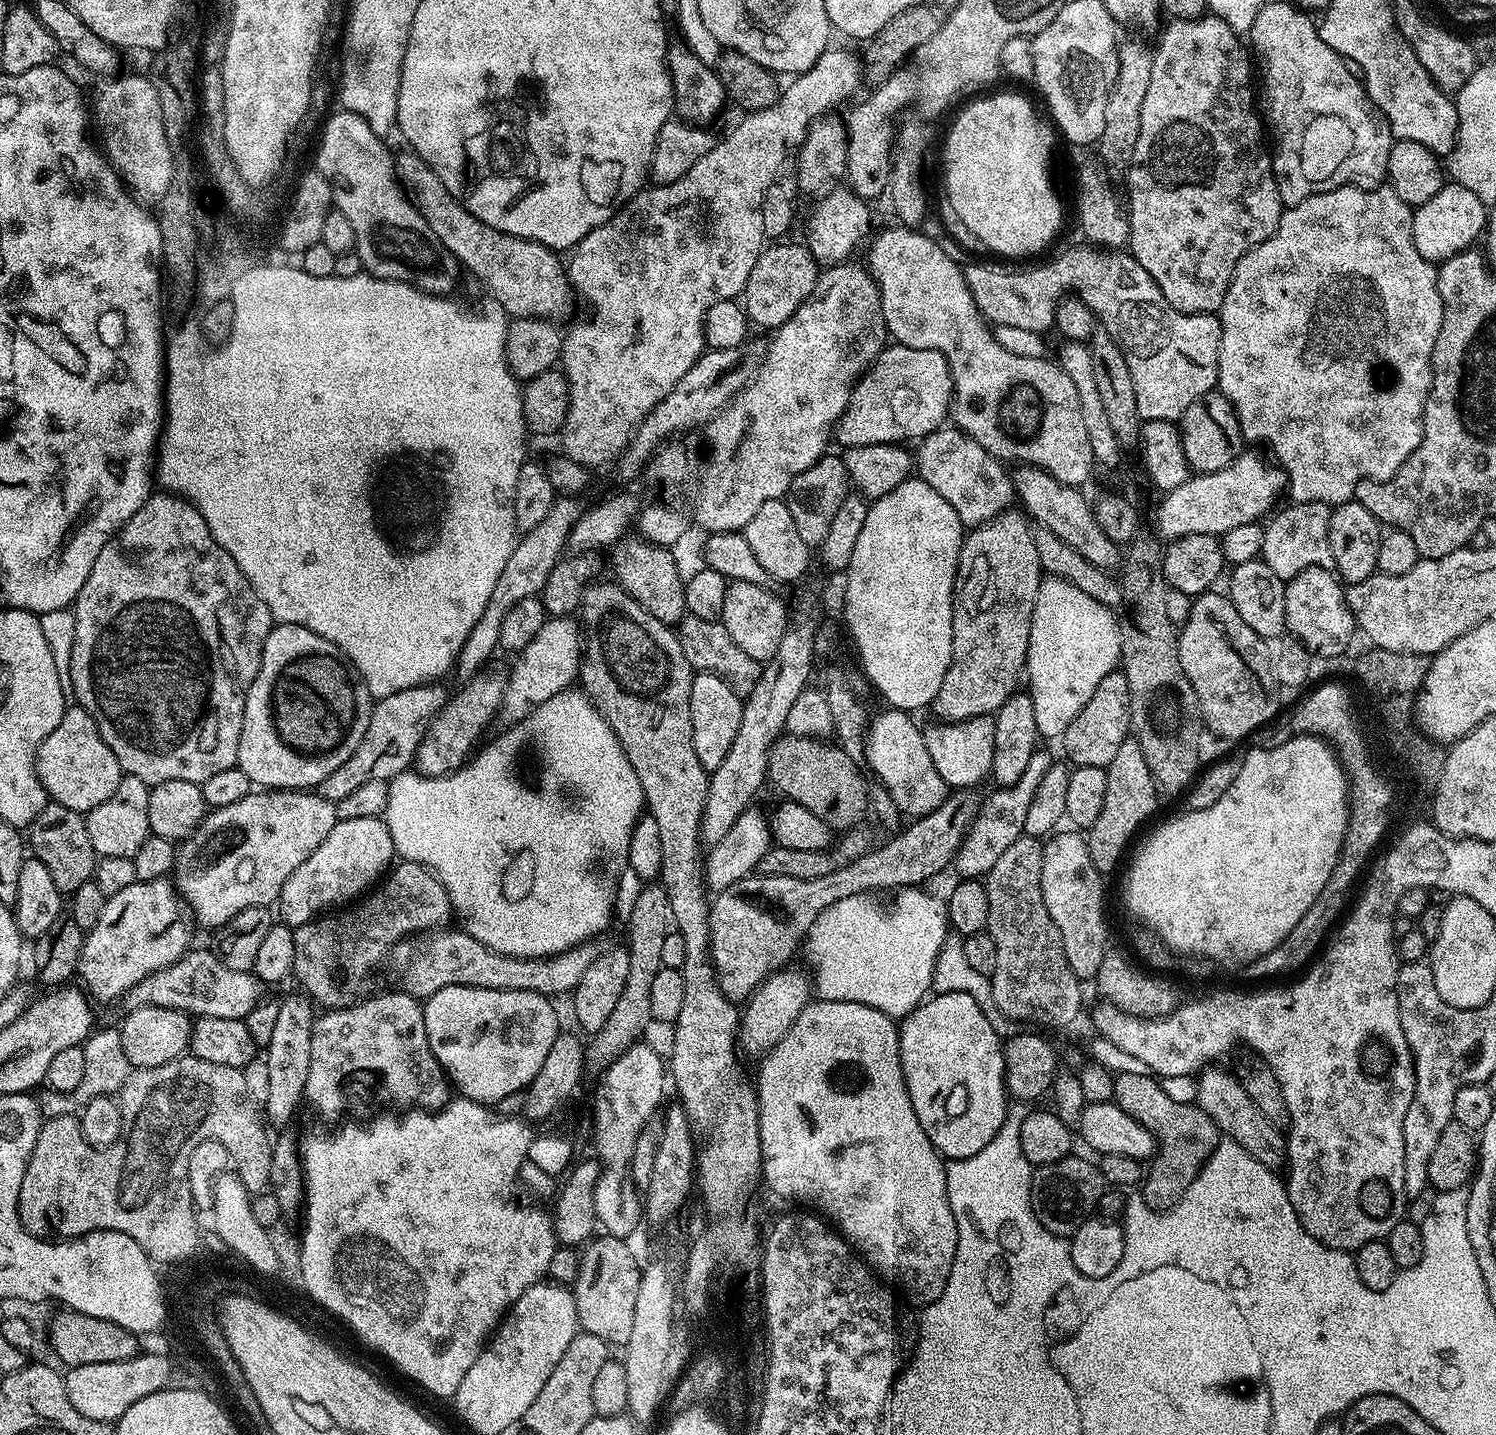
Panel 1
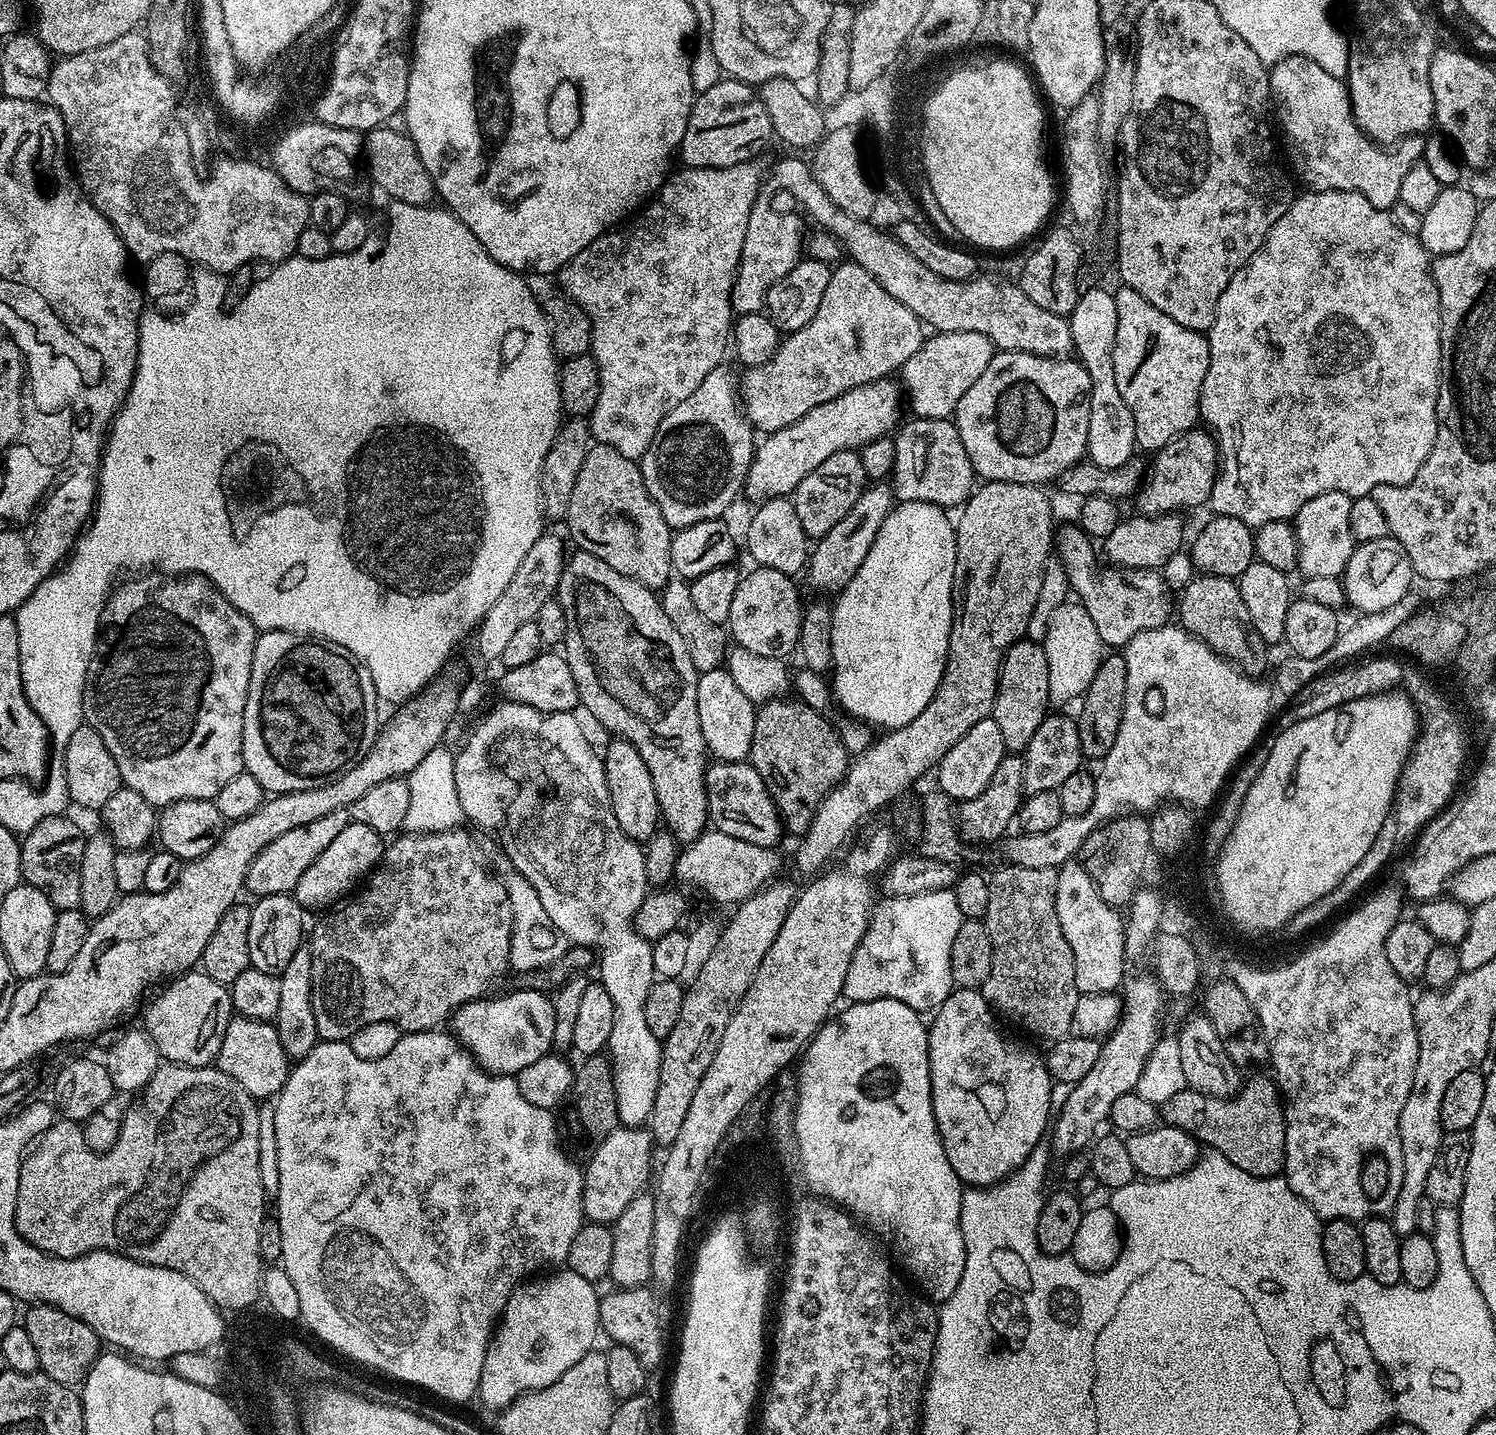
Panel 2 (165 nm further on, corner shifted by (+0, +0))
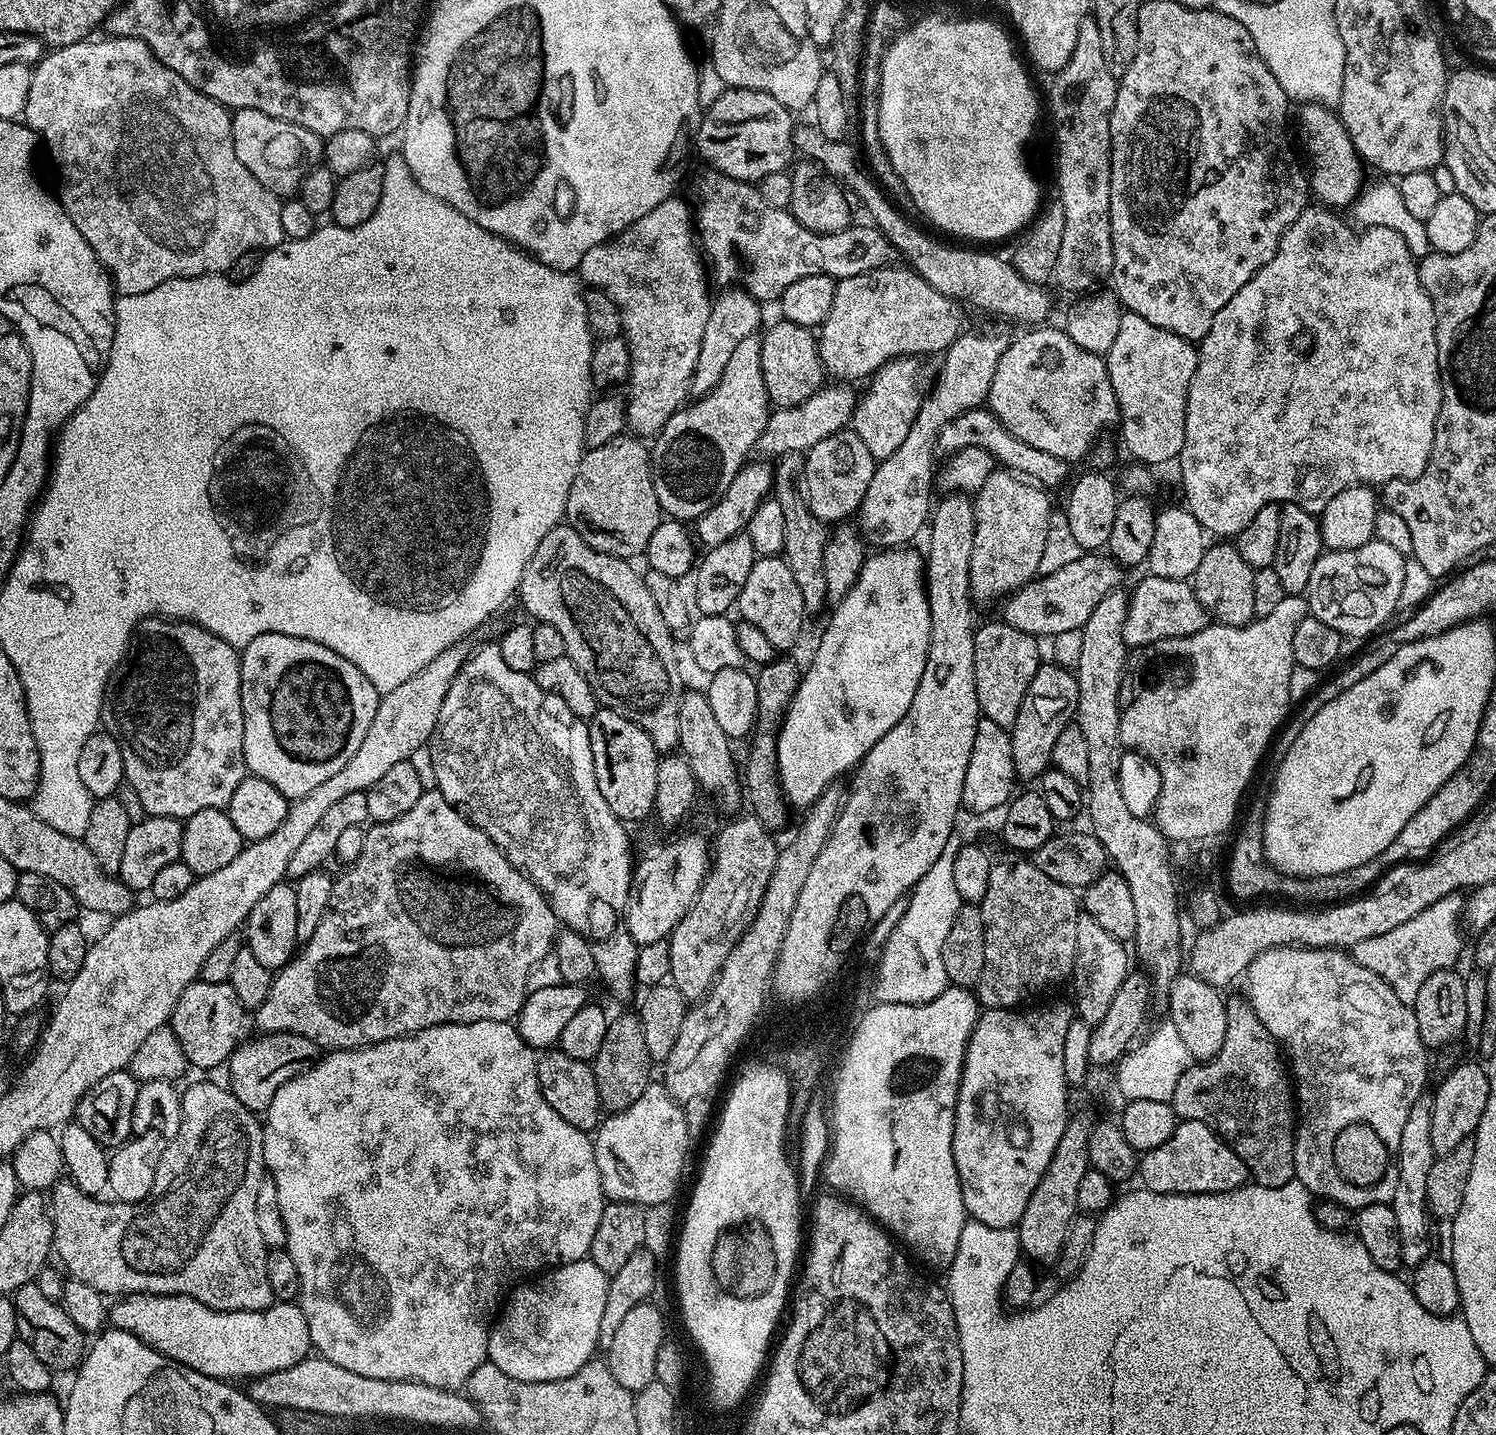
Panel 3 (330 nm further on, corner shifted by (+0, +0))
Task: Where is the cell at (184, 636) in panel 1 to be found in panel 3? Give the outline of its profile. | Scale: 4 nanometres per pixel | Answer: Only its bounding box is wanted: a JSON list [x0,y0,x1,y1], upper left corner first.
[100,616,249,822]

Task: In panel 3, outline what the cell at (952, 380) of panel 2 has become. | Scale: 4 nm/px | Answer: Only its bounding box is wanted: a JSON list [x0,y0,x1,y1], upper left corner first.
[757,385,858,458]

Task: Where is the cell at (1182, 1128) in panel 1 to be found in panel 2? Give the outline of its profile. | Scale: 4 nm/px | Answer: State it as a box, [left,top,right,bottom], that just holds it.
[1158,1075,1286,1176]

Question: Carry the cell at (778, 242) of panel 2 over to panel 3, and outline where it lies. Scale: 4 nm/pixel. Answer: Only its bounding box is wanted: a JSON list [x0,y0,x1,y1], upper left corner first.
[691,286,761,398]

